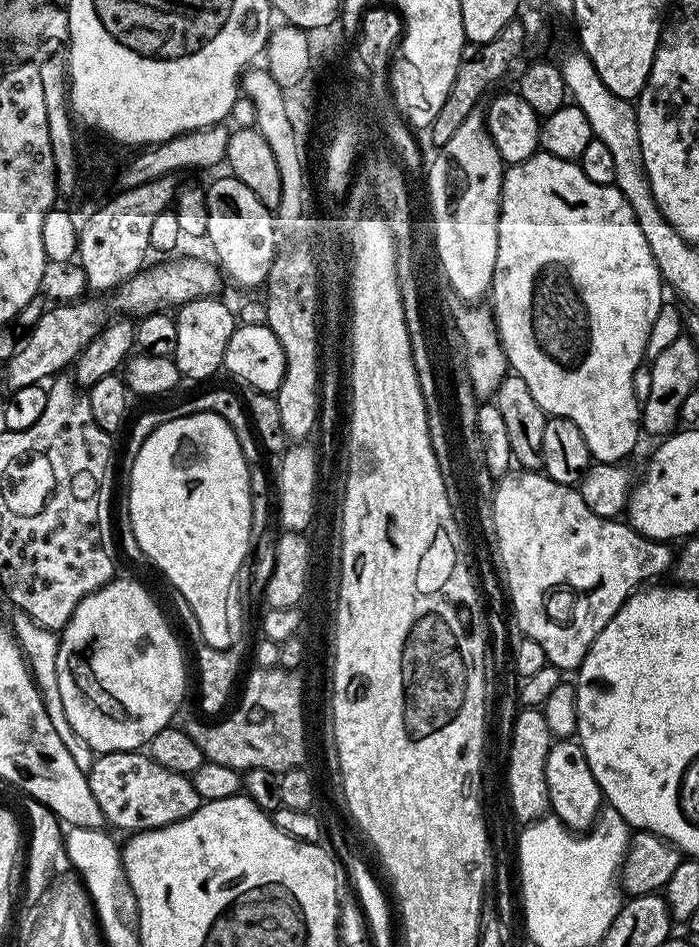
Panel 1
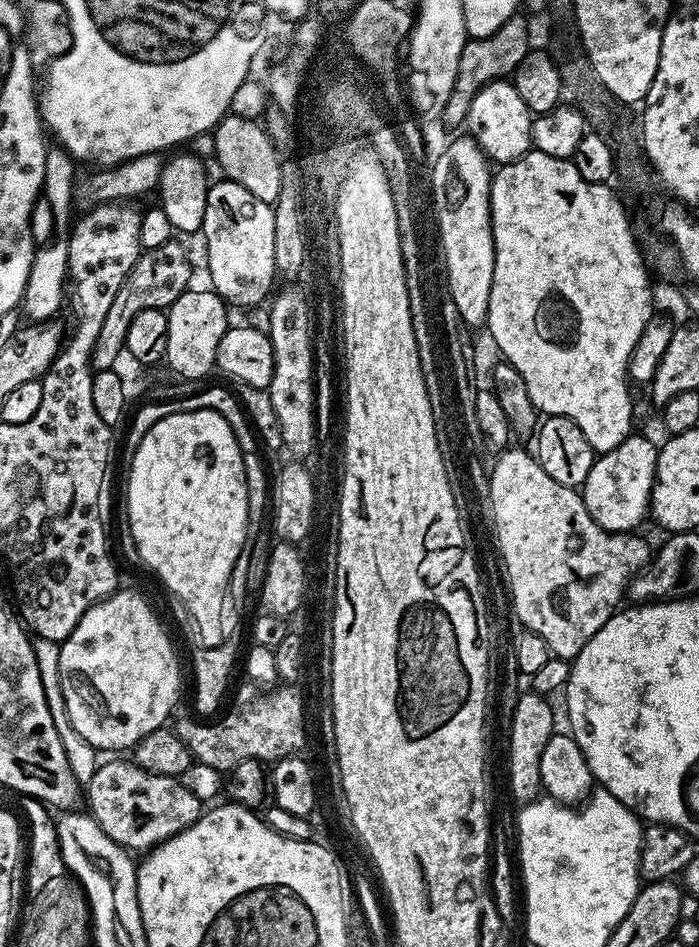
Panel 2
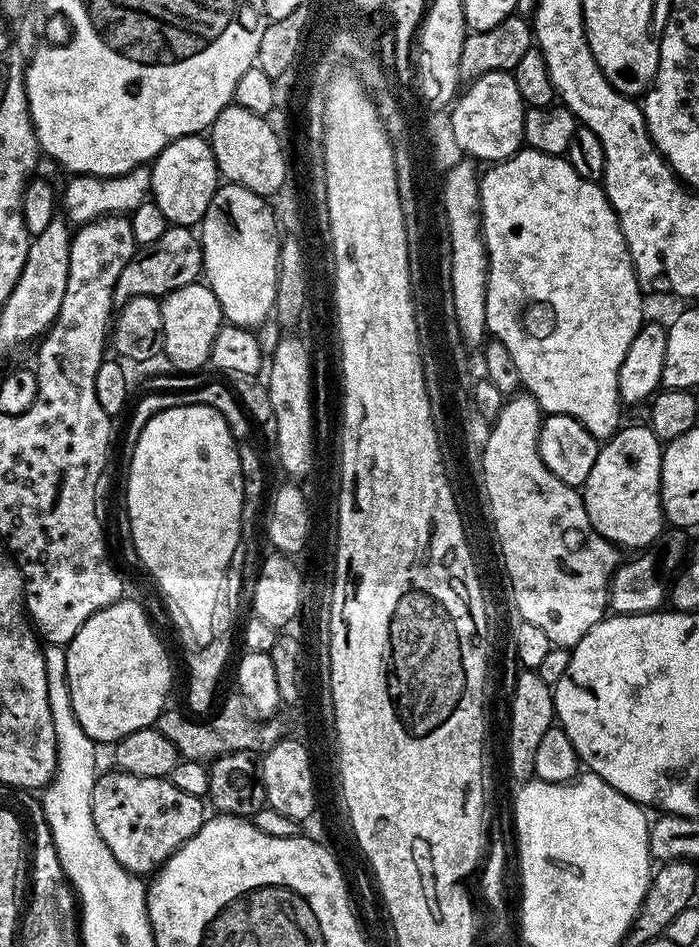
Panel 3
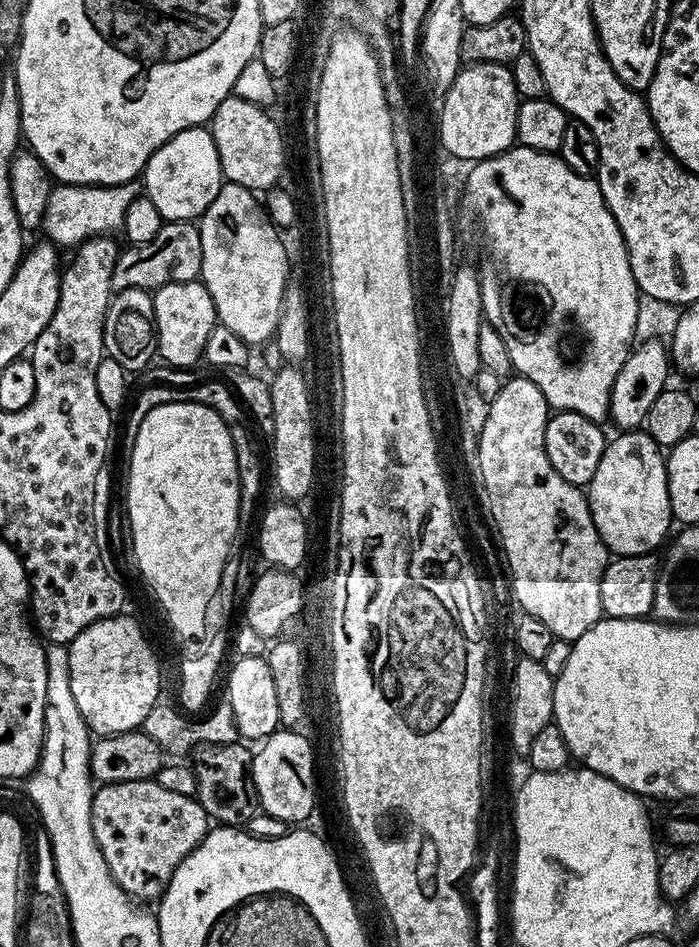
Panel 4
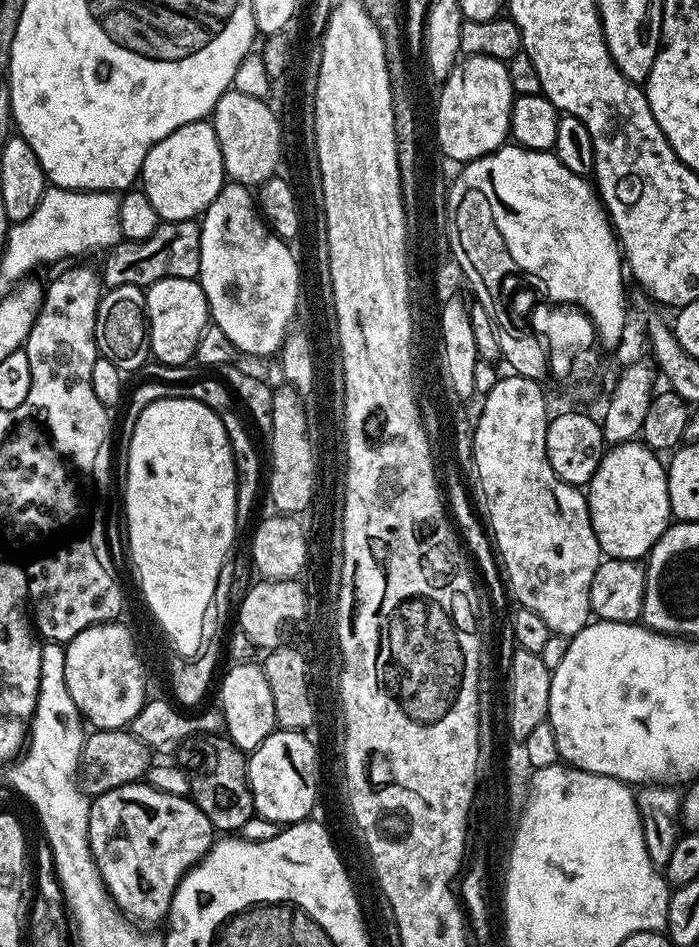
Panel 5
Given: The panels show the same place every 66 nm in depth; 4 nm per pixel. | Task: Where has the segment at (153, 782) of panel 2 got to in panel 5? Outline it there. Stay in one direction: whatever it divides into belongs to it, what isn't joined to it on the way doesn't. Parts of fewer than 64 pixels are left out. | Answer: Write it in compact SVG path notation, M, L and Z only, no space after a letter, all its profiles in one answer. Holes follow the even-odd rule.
M147 782L118 786L95 797L88 809L88 845L96 869L100 871L104 889L116 907L136 926L165 923L174 890L182 877L212 849L213 843L214 829L210 818L198 810L191 798L166 794L152 788Z

